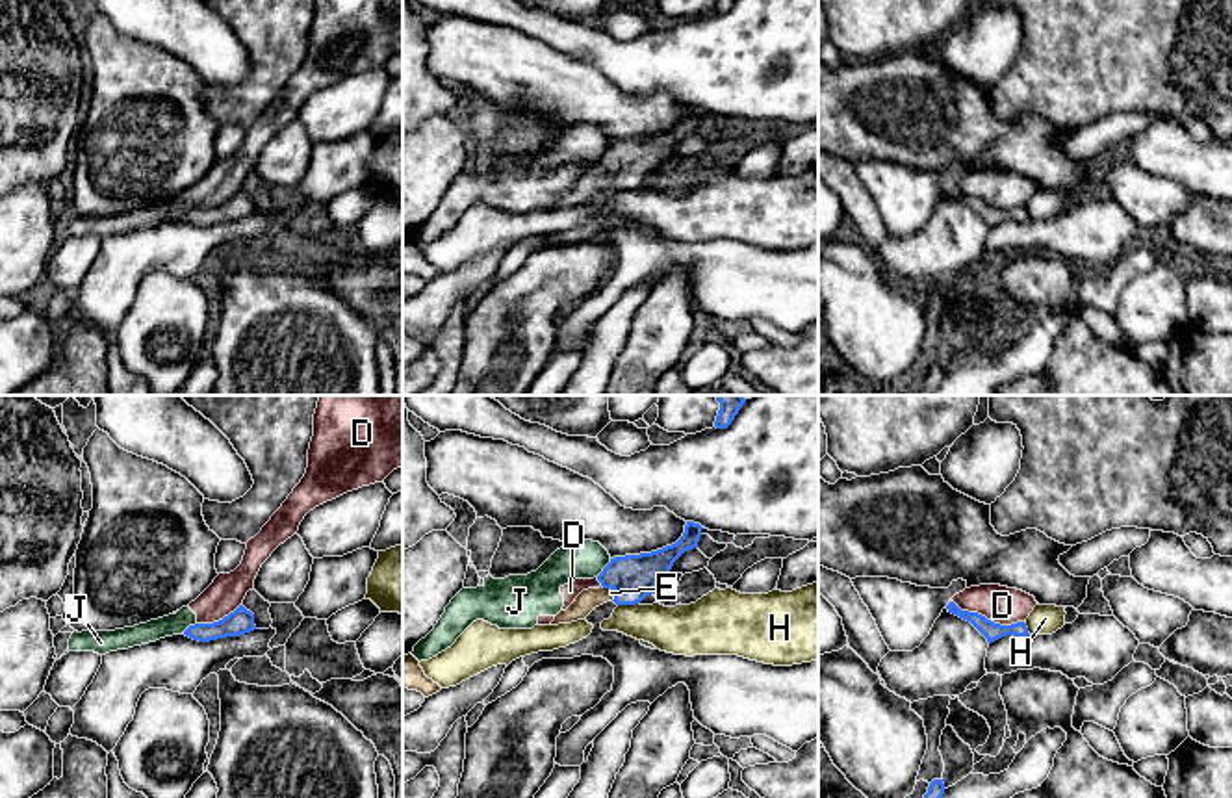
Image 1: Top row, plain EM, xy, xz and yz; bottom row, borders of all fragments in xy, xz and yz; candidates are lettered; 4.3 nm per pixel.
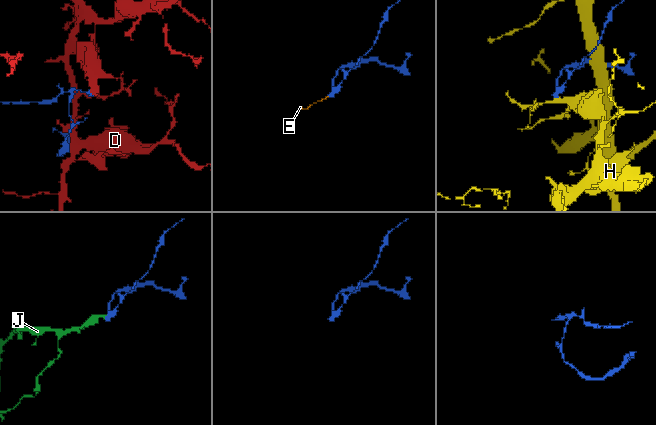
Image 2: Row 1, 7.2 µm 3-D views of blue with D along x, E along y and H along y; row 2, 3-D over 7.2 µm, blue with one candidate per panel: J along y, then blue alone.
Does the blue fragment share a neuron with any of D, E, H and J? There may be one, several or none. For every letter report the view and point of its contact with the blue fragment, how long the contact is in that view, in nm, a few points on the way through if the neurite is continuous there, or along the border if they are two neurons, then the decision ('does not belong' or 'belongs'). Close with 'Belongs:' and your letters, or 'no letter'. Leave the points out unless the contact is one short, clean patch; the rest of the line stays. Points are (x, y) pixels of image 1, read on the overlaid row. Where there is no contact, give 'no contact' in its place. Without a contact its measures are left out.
D: yz (986, 618) | 320 nm | does not belong
E: xz (611, 589) | 90 nm | across xz (631, 578), (611, 589), (587, 600) | belongs
H: xz (628, 604) | 100 nm | does not belong
J: xz (603, 568) | 100 nm | along xz (611, 559), (596, 576) | does not belong
Belongs: E

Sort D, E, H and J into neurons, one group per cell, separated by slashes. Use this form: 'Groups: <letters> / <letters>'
Groups: D J / E / H

